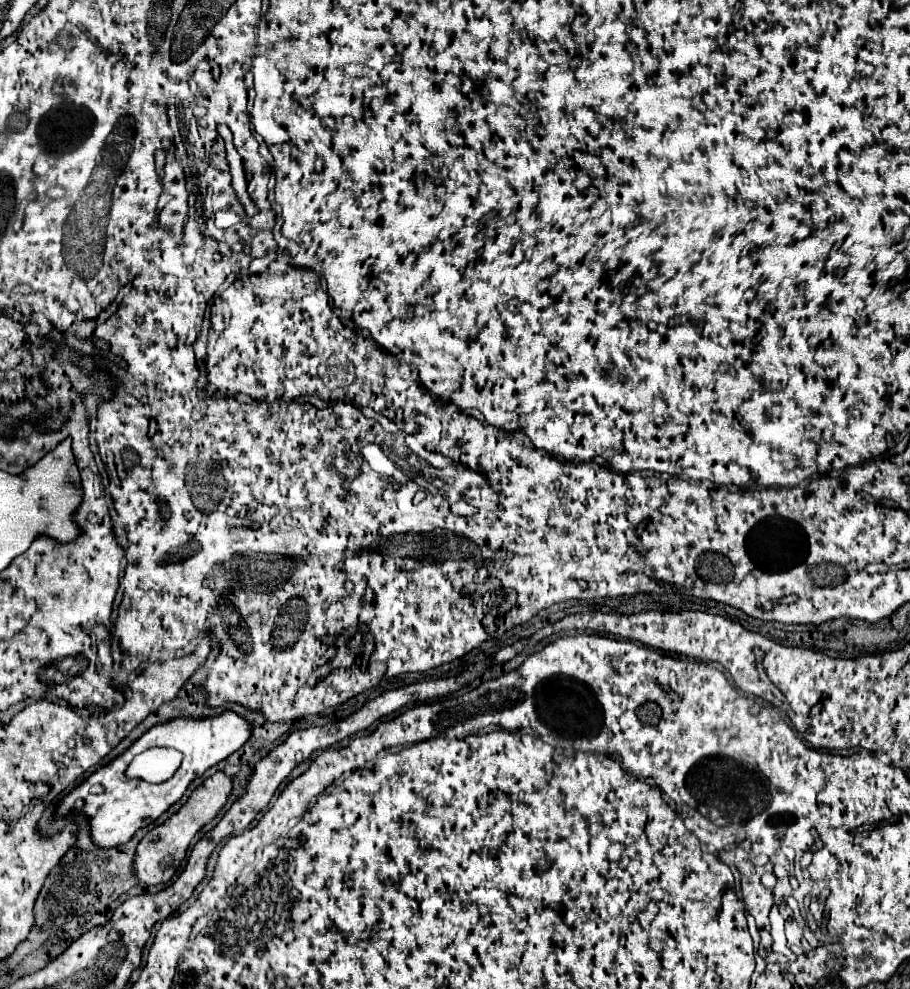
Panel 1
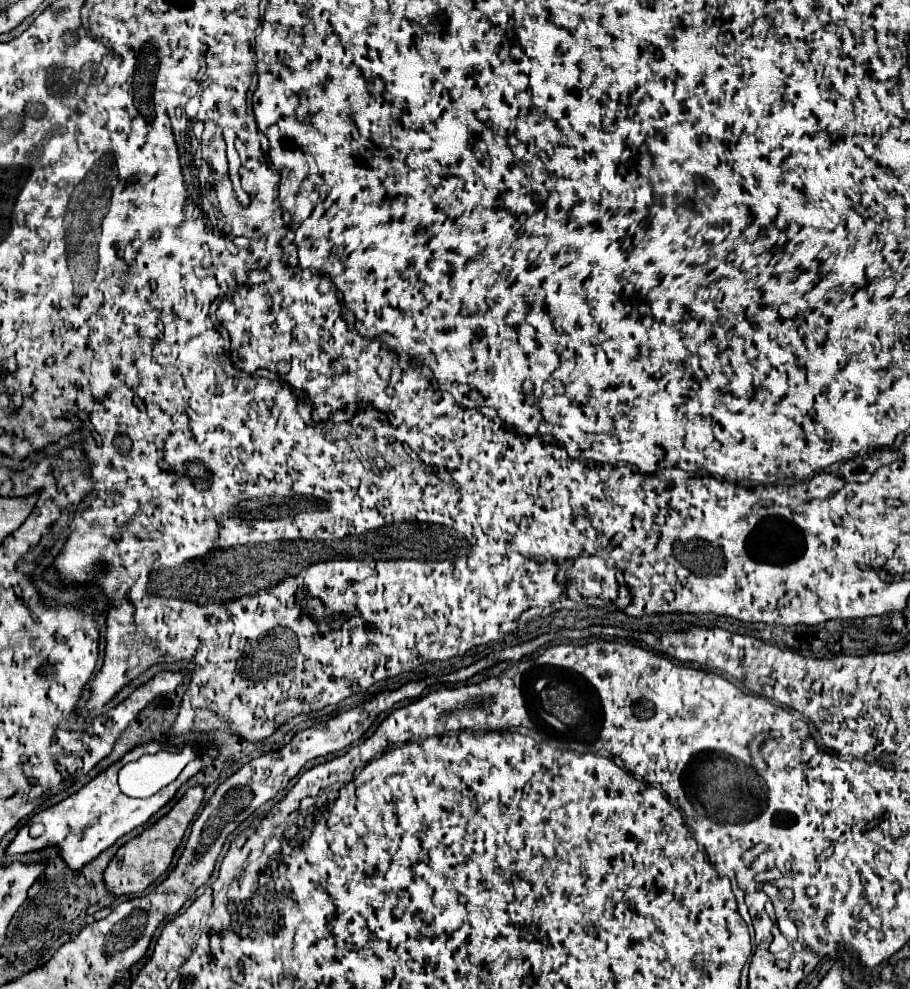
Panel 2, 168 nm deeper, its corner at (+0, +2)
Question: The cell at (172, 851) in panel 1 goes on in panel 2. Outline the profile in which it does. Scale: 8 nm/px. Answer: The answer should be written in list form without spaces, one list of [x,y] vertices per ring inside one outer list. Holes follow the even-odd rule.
[[[190,787],[184,797],[164,815],[160,817],[152,827],[148,827],[142,835],[130,839],[128,843],[124,843],[116,857],[110,861],[110,865],[104,869],[104,885],[106,889],[114,895],[114,897],[122,897],[122,895],[140,895],[144,893],[168,867],[170,861],[174,857],[174,851],[178,847],[178,843],[184,837],[184,831],[188,827],[188,823],[192,821],[192,817],[196,815],[196,811],[200,809],[204,797],[204,787]]]

